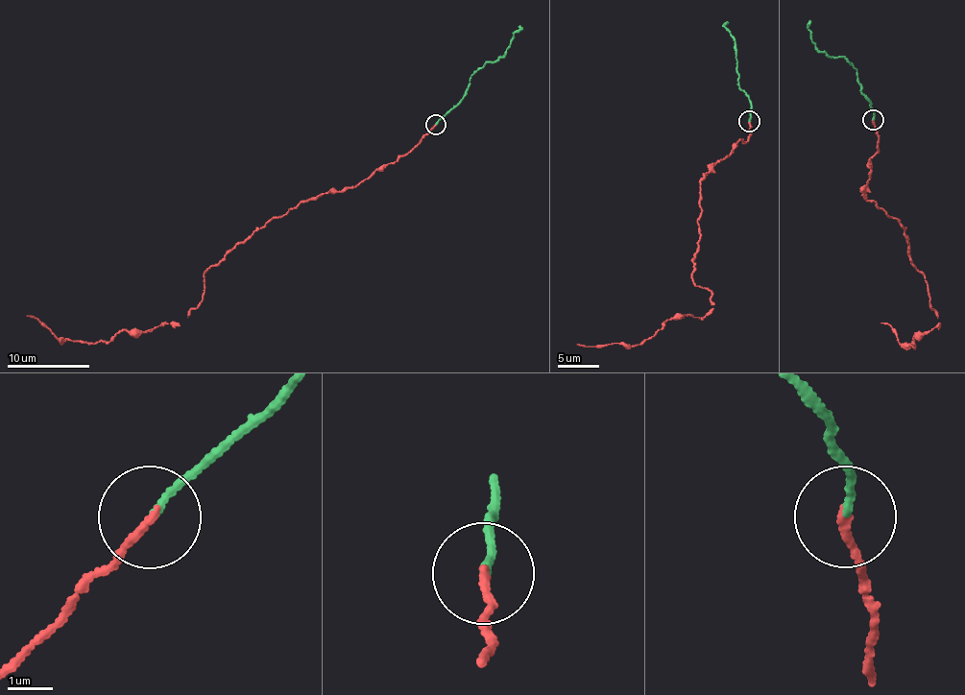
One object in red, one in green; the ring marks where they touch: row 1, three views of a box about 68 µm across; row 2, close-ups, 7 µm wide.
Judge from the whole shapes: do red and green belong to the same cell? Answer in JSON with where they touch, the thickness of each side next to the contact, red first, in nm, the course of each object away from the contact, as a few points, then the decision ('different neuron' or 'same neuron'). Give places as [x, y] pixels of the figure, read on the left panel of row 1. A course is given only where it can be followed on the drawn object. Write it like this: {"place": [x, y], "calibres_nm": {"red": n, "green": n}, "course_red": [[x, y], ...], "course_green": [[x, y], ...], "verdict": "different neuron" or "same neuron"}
{"place": [435, 124], "calibres_nm": {"red": 180, "green": 140}, "course_red": [[435, 124], [404, 155], [273, 217], [207, 268], [203, 301], [180, 324], [108, 342], [66, 340], [26, 316]], "course_green": [[435, 124], [459, 103], [470, 78], [487, 62], [502, 58], [519, 25]], "verdict": "same neuron"}

